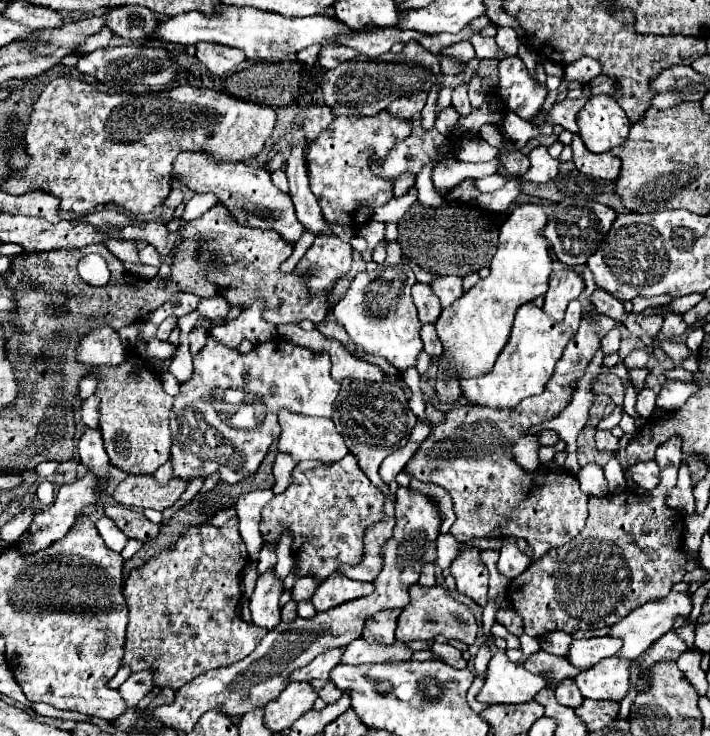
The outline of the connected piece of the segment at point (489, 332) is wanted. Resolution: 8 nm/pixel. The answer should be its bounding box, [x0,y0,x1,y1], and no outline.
[435,203,553,379]

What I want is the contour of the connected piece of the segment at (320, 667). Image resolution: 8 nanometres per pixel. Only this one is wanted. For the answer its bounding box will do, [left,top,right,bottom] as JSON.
[289,647,345,681]

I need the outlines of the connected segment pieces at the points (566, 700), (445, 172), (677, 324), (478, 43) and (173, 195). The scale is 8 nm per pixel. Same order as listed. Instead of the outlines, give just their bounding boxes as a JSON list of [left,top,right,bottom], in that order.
[[555,679,583,709],[431,157,499,189],[661,313,689,339],[471,33,499,59],[163,187,183,209]]

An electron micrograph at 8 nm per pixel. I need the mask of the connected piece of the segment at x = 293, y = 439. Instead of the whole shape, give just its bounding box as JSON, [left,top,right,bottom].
[277,411,349,465]

